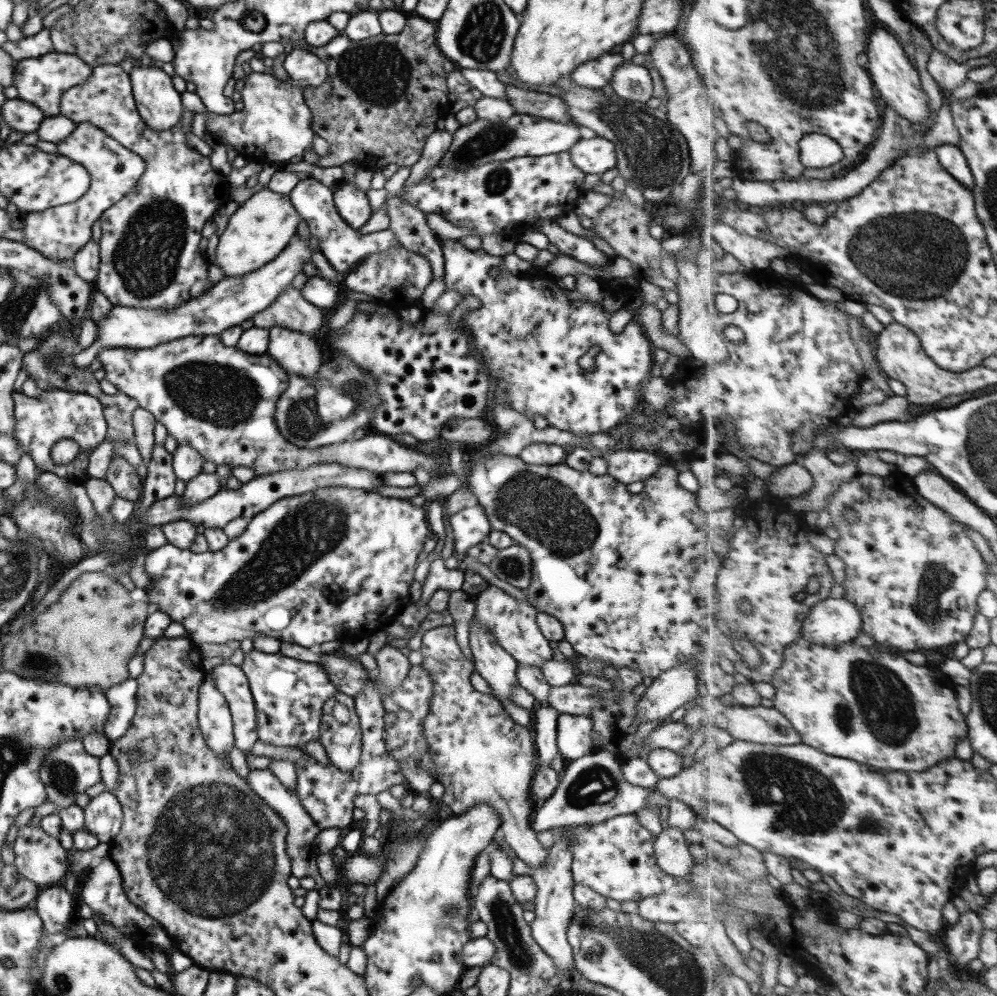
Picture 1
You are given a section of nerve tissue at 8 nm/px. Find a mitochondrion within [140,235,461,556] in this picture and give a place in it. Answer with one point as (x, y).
(226, 397)

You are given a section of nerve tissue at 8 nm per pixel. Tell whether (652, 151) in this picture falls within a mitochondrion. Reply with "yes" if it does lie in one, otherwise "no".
yes

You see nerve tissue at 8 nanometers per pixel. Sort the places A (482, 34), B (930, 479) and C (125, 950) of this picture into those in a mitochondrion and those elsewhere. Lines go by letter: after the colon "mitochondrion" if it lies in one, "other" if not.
A: mitochondrion
B: other
C: other

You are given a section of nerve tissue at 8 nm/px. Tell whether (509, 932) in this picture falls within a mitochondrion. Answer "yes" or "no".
yes

